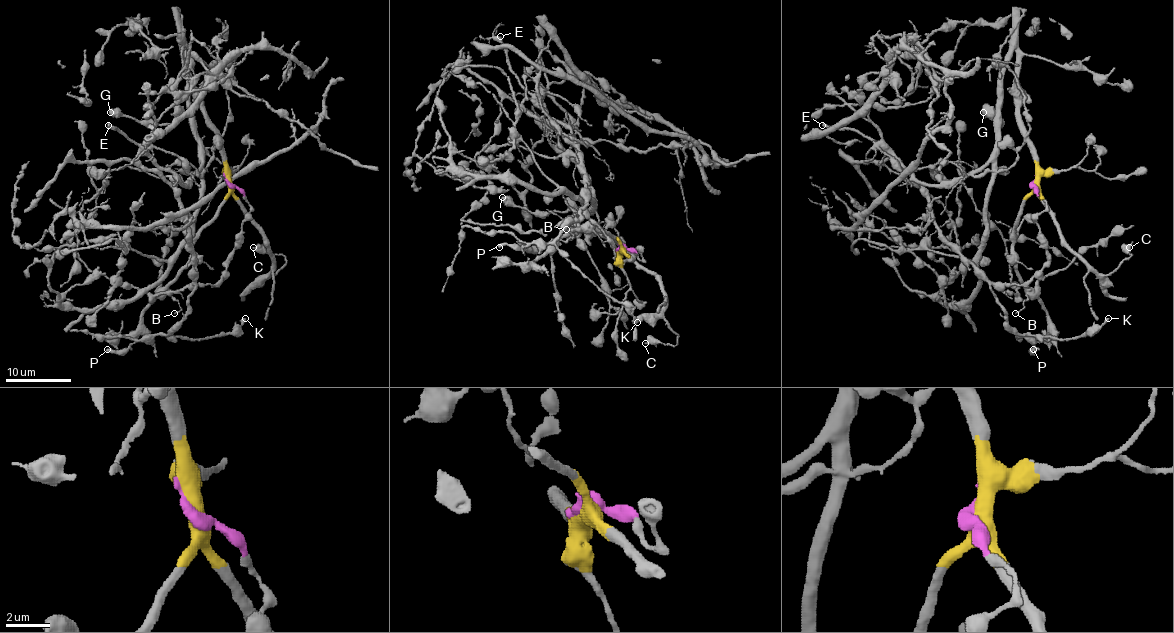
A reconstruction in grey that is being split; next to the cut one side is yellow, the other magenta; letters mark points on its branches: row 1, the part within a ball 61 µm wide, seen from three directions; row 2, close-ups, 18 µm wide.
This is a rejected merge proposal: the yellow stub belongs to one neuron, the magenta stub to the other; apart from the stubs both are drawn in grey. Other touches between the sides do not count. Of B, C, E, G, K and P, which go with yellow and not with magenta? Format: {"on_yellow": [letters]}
{"on_yellow": ["B", "C", "E", "G"]}

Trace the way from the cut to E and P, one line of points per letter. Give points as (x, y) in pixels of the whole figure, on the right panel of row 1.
E: (1035, 182), (1015, 51), (1002, 80), (995, 152), (961, 177), (926, 184), (856, 129), (822, 125)
P: (1035, 182), (1046, 203), (1036, 221), (1048, 262), (992, 293), (1033, 349)

